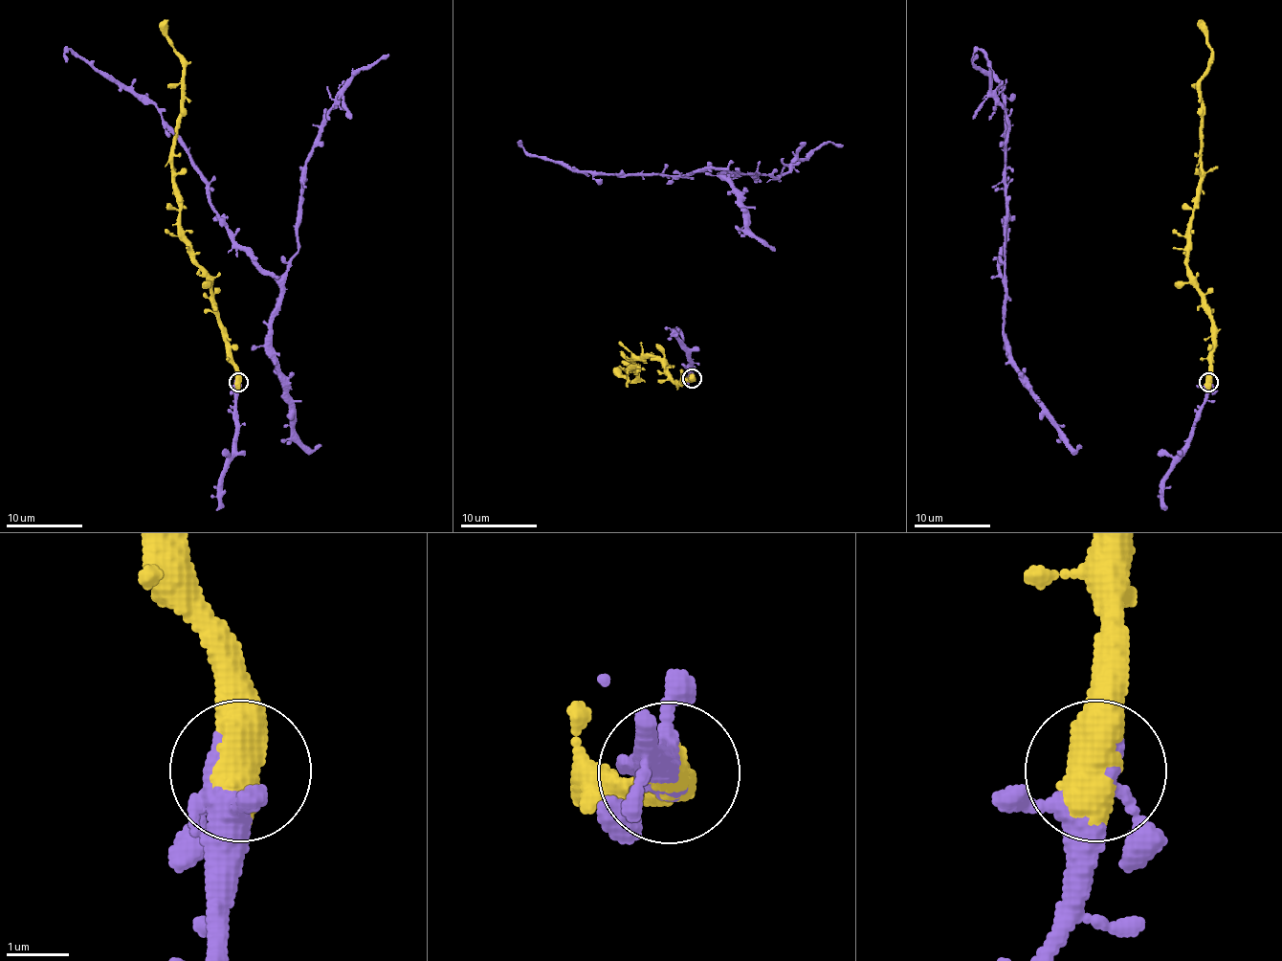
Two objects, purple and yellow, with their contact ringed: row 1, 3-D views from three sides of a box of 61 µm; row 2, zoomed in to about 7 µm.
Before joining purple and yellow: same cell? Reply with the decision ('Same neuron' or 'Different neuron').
Same neuron

